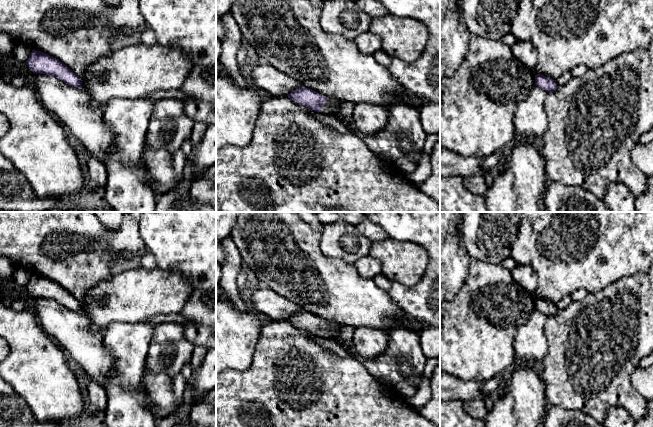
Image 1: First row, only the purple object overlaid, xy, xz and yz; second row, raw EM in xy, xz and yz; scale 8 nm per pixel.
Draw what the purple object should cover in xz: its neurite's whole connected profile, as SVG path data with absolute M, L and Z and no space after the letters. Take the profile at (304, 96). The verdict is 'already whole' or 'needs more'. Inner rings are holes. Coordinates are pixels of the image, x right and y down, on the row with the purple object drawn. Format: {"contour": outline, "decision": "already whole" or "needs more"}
{"contour": "M301 87L287 95L295 103L306 106L315 112L334 116L356 136L360 137L368 148L382 159L394 162L408 158L419 164L423 146L427 137L421 126L419 109L404 102L396 102L389 107L386 126L375 134L365 134L358 130L353 119L341 117L341 101L328 98L312 89Z", "decision": "needs more"}

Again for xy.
{"contour": "M33 49L26 65L33 73L54 76L72 87L82 89L80 77L58 59L41 51Z", "decision": "already whole"}

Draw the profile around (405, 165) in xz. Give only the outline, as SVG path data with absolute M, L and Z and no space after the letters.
M408 158L397 159L393 162L393 164L404 174L411 174L417 168L417 164Z

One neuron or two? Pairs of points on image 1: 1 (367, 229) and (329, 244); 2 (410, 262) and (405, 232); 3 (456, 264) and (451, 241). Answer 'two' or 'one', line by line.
1: two
2: two
3: one

